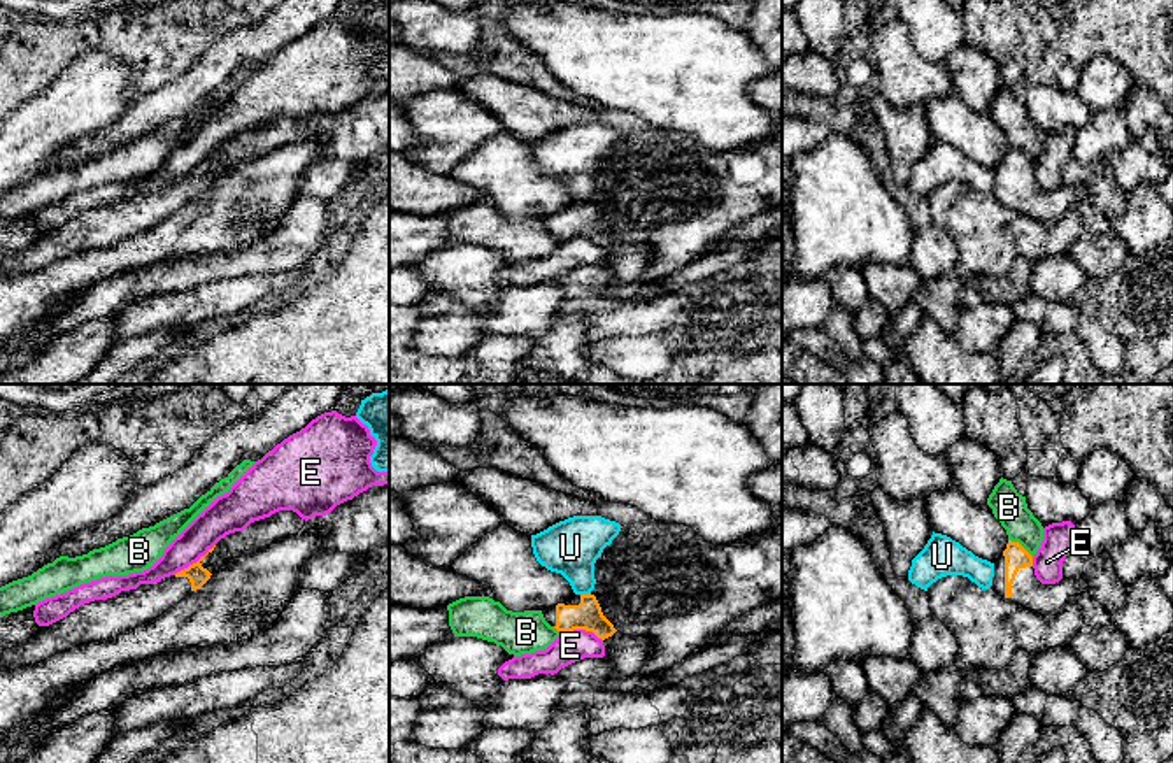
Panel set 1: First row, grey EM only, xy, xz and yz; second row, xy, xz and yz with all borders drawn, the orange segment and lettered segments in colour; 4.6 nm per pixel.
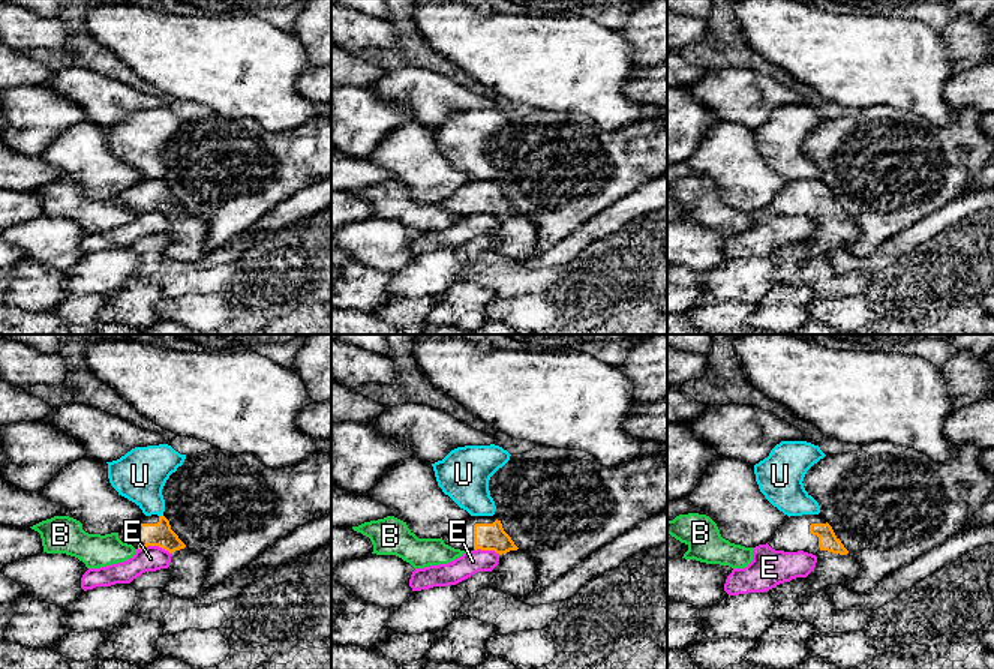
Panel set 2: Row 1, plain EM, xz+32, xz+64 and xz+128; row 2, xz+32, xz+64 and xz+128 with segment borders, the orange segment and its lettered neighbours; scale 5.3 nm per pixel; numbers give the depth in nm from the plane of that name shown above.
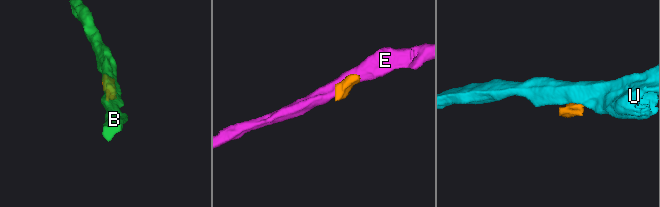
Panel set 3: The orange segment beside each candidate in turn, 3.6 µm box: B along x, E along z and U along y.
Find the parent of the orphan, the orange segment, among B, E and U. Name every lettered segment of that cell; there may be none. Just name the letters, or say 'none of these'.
none of these

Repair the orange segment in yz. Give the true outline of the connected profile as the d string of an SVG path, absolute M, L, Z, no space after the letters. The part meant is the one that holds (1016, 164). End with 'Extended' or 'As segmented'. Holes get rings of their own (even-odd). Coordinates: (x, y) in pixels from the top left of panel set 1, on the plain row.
M1008 147L994 168L991 195L1027 217L1054 223L1075 209L1080 188L1063 184L1056 191L1041 191L1034 182L1033 163L1019 149Z. Extended

